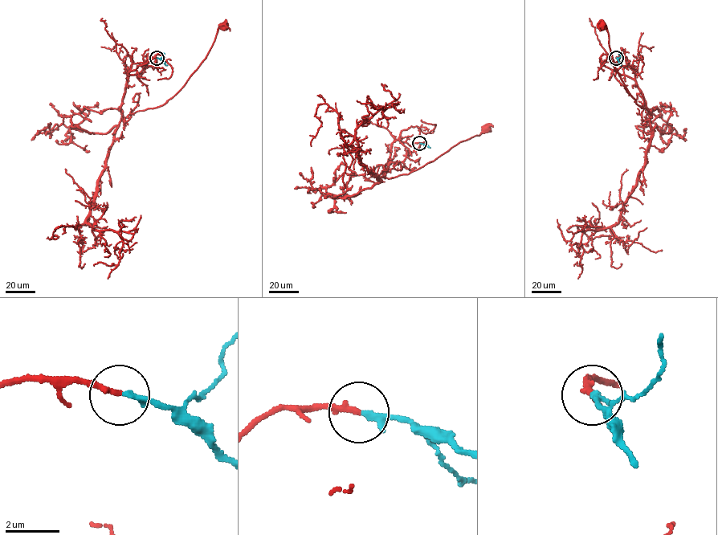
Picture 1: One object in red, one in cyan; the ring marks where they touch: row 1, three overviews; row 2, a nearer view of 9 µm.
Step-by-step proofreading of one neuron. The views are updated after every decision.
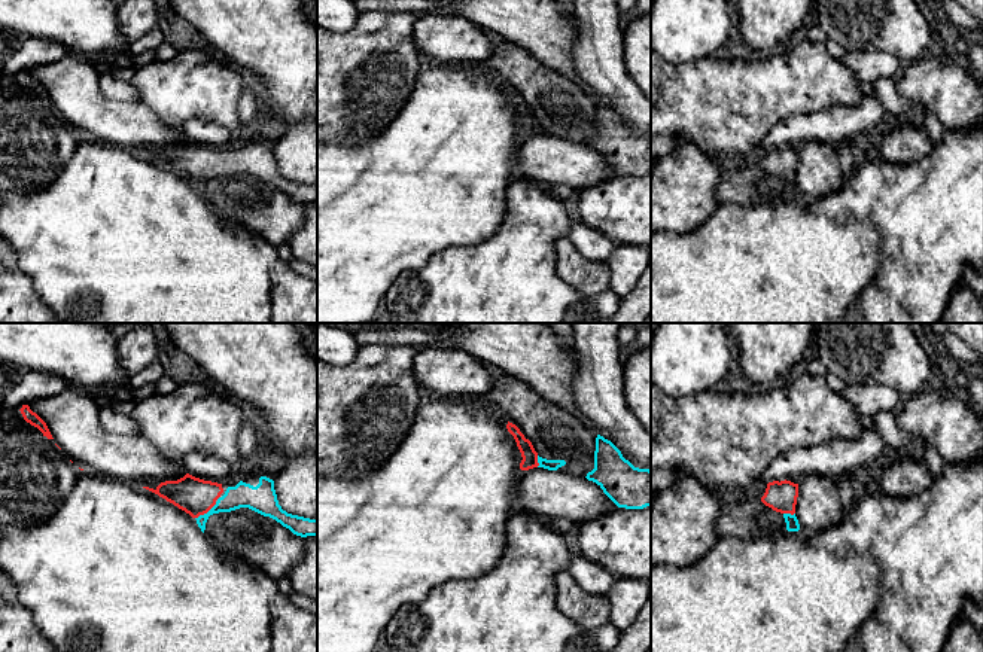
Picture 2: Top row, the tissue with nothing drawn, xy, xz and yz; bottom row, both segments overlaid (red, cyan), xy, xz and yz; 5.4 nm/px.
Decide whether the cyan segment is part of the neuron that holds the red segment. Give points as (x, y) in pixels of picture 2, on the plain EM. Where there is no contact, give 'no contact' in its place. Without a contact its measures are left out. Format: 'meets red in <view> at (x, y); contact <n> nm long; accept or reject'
meets red in xy at (206, 179); contact 150 nm long; accept

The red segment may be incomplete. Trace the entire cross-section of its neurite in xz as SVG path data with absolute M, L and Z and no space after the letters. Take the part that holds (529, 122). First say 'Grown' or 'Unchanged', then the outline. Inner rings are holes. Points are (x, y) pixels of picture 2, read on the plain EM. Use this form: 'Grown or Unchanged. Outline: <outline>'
Grown. Outline: M508 88L506 95L514 103L517 113L521 119L521 124L523 124L520 130L521 137L529 137L533 134L557 137L559 134L566 131L564 127L547 127L547 125L539 124L532 109L524 104L524 101L520 98L520 95L515 91Z

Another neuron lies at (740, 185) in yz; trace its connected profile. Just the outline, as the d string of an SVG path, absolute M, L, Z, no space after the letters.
M736 162L721 165L716 201L740 205L780 204L788 199L783 180L766 173L758 164L743 167Z

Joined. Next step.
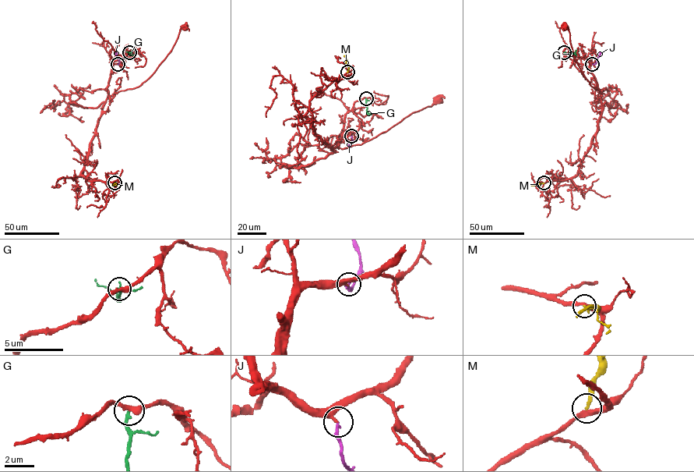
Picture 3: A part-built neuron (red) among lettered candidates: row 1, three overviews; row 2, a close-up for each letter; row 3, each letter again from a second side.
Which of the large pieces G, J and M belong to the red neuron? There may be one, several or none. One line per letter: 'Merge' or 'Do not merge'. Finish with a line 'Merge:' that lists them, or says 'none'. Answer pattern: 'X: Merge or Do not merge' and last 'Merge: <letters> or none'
G: Do not merge
J: Merge
M: Merge
Merge: J, M

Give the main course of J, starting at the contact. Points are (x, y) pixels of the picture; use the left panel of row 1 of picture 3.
J: (118, 63), (117, 52)

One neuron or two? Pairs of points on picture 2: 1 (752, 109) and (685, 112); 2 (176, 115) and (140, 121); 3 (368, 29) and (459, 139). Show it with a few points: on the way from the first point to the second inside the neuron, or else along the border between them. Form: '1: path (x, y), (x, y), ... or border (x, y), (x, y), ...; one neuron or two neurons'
1: path (736, 109), (720, 96), (700, 96); one neuron
2: border (137, 100), (143, 101), (169, 127), (180, 131); two neurons
3: border (425, 63), (408, 100), (398, 113); two neurons

